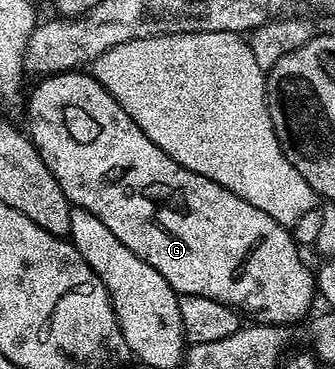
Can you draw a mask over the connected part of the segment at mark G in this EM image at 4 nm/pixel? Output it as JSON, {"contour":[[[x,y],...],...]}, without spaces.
{"contour":[[[79,69],[62,71],[60,75],[40,78],[26,96],[26,134],[31,144],[39,148],[41,161],[53,173],[61,193],[72,207],[80,207],[100,219],[117,236],[125,249],[133,249],[145,265],[153,265],[175,294],[213,297],[240,312],[256,315],[263,325],[295,323],[317,299],[317,288],[312,268],[303,264],[292,232],[281,226],[269,213],[261,213],[249,201],[237,197],[217,181],[201,177],[177,165],[169,153],[157,149],[141,129],[117,105],[117,101],[95,80],[95,76]]]}

